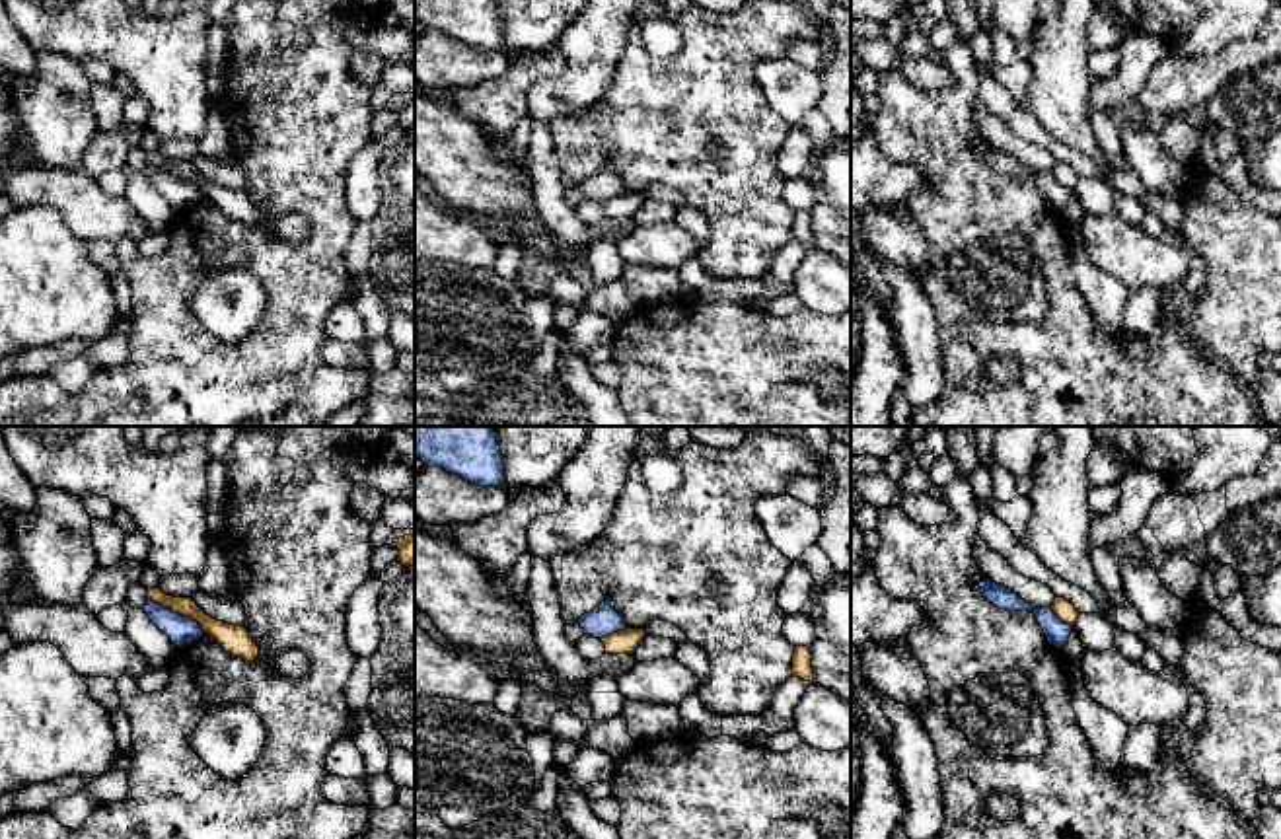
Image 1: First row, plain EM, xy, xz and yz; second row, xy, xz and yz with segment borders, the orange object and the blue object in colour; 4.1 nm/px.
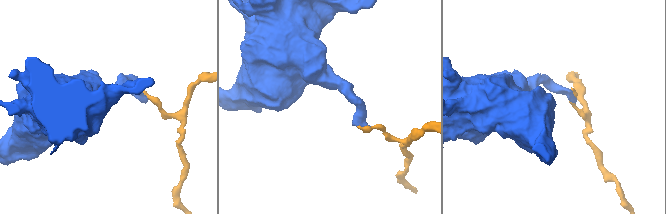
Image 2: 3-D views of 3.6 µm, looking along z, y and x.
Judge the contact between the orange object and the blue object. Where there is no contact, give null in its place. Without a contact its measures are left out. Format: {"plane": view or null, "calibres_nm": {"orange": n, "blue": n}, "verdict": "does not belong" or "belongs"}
{"plane": "xy", "calibres_nm": {"orange": 110, "blue": 120}, "verdict": "does not belong"}

